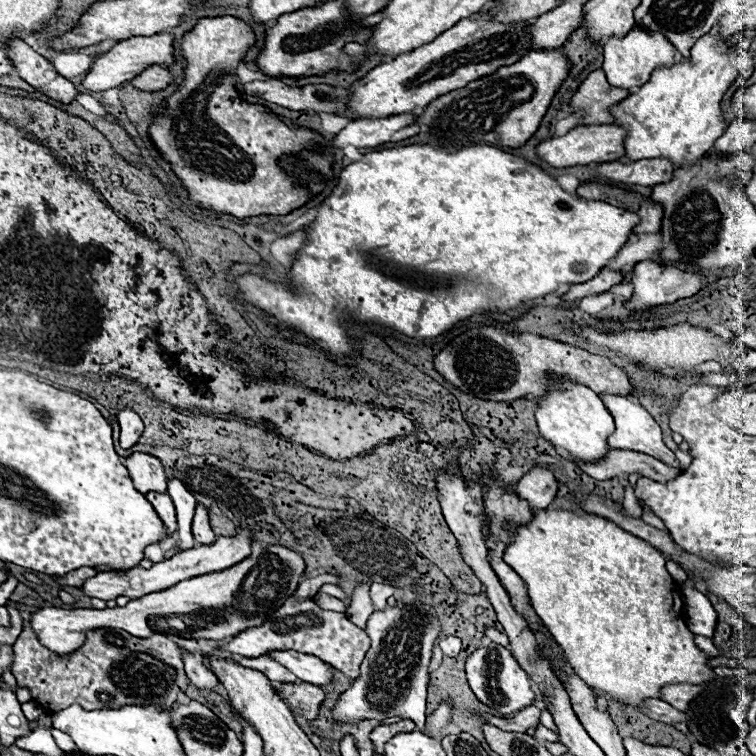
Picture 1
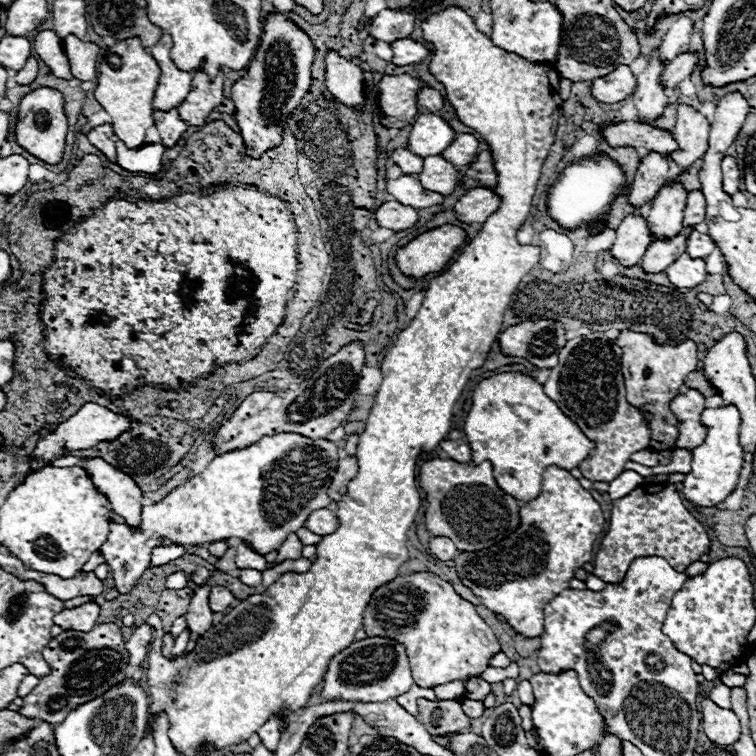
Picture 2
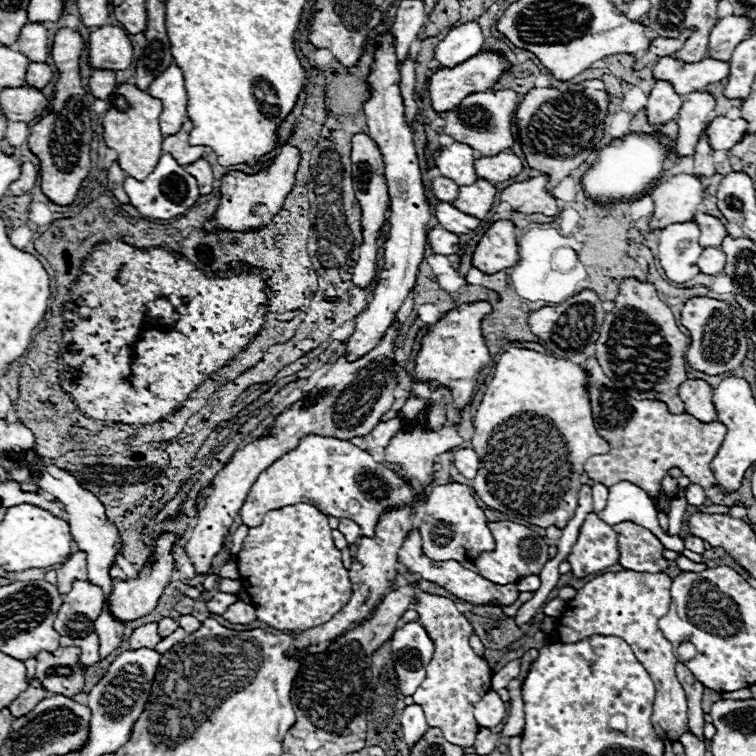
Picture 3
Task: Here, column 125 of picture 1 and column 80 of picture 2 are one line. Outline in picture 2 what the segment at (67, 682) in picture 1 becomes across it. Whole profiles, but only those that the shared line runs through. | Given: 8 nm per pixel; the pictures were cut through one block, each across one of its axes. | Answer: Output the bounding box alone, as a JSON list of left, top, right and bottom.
[20,622,130,726]

